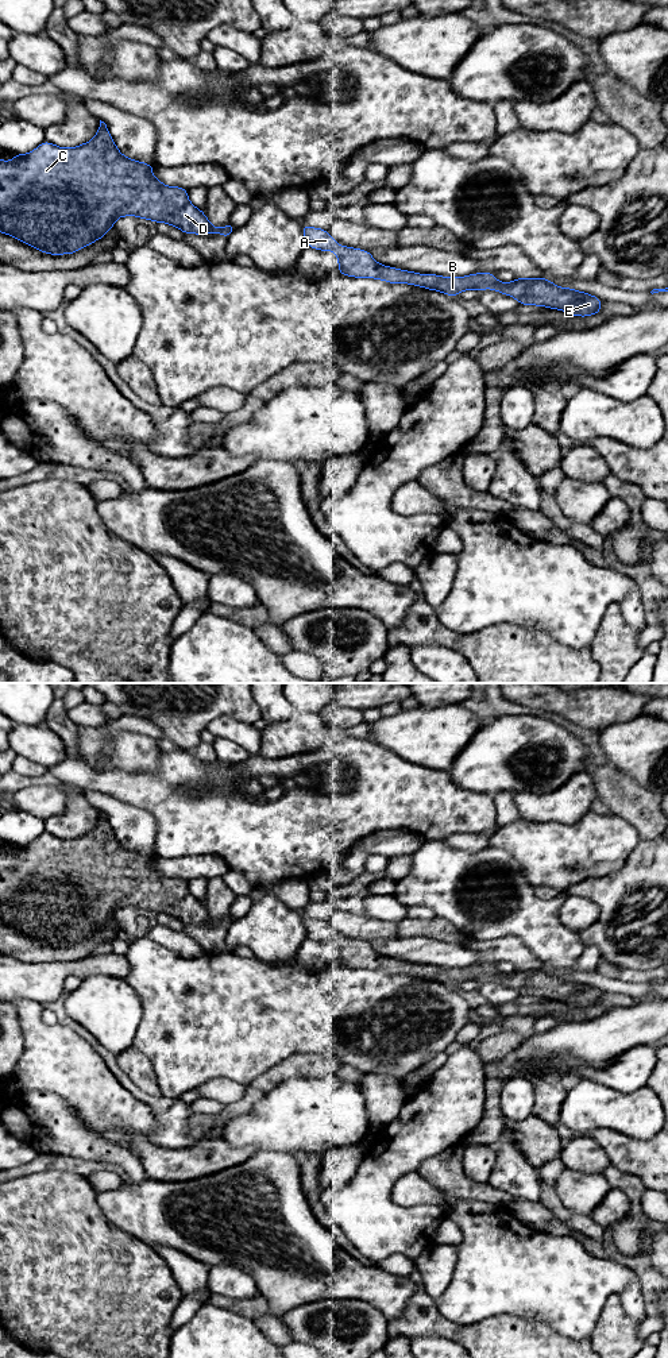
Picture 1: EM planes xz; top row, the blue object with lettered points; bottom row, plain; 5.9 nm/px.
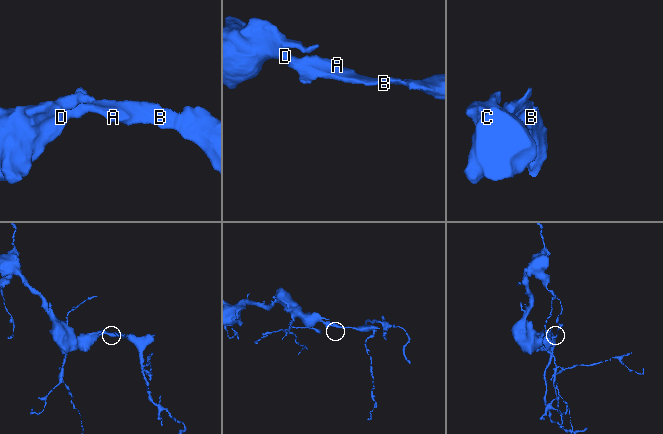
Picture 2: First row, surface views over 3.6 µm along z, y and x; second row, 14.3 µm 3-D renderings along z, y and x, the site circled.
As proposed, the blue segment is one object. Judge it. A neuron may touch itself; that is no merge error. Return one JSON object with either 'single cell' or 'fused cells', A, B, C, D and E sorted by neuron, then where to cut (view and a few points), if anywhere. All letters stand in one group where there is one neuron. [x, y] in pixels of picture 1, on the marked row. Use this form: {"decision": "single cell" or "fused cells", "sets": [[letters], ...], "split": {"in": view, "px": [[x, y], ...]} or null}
{"decision": "single cell", "sets": [["A", "B", "C", "D", "E"]], "split": null}

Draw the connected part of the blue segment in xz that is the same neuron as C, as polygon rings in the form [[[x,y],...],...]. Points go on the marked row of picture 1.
[[[100,120],[99,130],[94,138],[84,144],[77,147],[62,148],[50,142],[43,142],[35,150],[28,154],[15,154],[12,161],[0,159],[0,232],[13,236],[15,239],[38,248],[42,252],[51,255],[62,255],[62,254],[74,254],[82,247],[90,246],[93,242],[101,239],[107,235],[107,232],[113,228],[113,223],[123,216],[136,216],[140,219],[157,221],[157,223],[167,223],[171,227],[178,227],[184,234],[219,234],[228,238],[236,227],[227,224],[223,228],[217,228],[212,225],[204,212],[196,208],[188,198],[188,189],[178,186],[167,186],[163,185],[157,177],[152,175],[151,170],[155,165],[143,163],[131,158],[124,157],[119,148],[116,147],[108,127],[104,121]]]

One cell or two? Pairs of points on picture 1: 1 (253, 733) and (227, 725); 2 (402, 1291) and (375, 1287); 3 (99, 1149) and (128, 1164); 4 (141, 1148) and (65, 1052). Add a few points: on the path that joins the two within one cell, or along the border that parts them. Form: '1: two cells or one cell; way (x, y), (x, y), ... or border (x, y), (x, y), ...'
1: one cell; way (246, 733), (234, 730)
2: one cell; way (396, 1291), (382, 1291)
3: one cell; way (105, 1152), (122, 1157)
4: two cells; border (128, 1134), (136, 1133), (149, 1141)

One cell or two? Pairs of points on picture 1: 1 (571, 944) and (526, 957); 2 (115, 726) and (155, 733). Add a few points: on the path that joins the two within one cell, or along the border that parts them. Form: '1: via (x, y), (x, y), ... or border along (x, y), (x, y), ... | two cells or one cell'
1: border along (508, 937), (520, 940), (545, 967) | two cells
2: via (124, 725), (146, 728) | one cell

